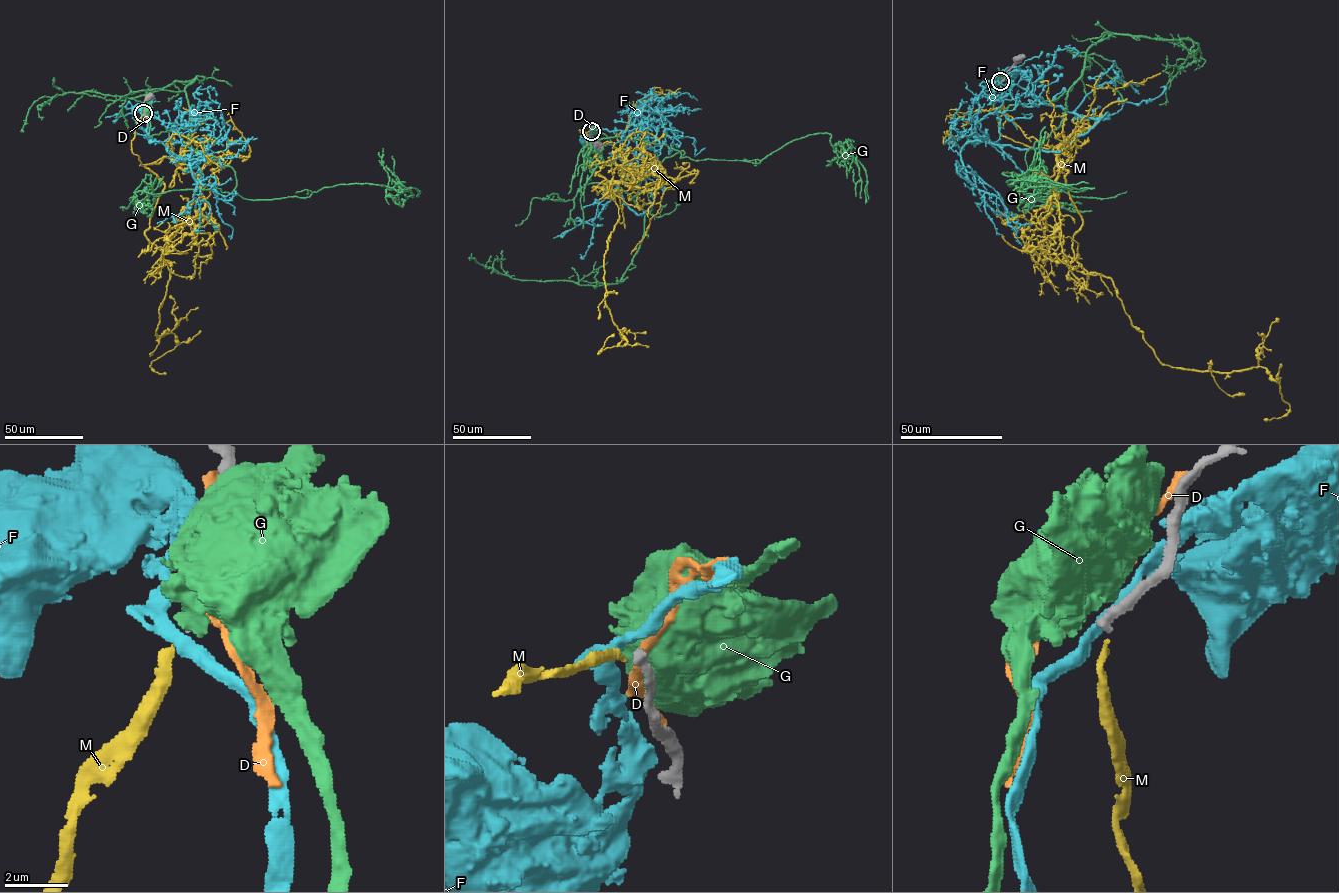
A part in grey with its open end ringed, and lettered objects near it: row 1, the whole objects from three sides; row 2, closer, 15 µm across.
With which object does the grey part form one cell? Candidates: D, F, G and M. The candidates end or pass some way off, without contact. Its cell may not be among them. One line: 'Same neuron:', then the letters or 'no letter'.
Same neuron: no letter

